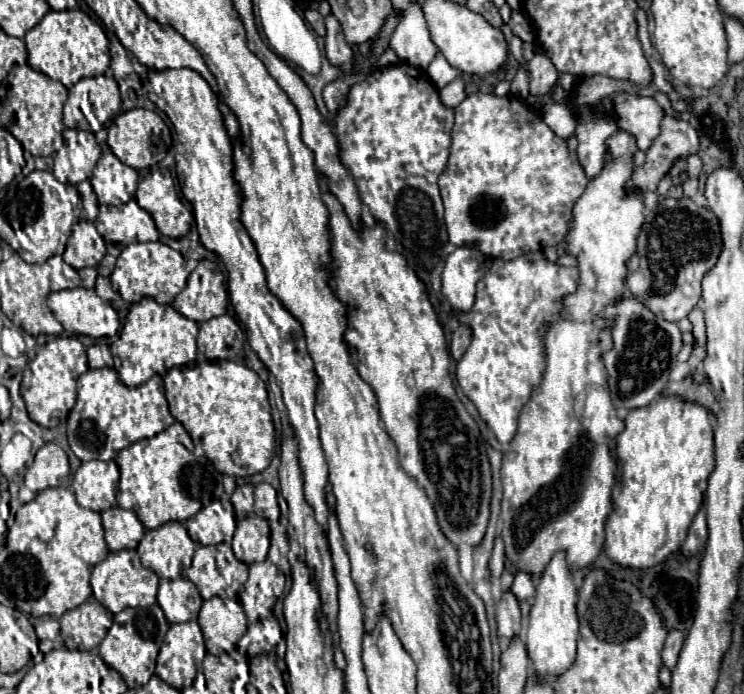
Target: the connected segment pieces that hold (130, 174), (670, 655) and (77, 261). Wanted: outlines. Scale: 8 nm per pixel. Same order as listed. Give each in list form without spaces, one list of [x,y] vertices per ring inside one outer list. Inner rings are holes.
[[[104,130],[98,134],[98,140],[102,144],[102,156],[96,162],[94,176],[90,178],[92,188],[98,196],[100,204],[112,204],[120,206],[134,198],[136,186],[138,186],[138,172],[126,164],[122,164],[108,144],[104,142]]]
[[[678,630],[668,632],[668,638],[666,638],[666,644],[664,644],[664,650],[662,650],[662,660],[664,660],[664,666],[668,666],[670,670],[676,666],[682,642],[684,642],[682,632],[678,632]]]
[[[80,220],[64,251],[64,262],[72,268],[80,270],[84,266],[98,266],[98,262],[106,256],[104,238],[98,234],[96,226],[88,220]]]

